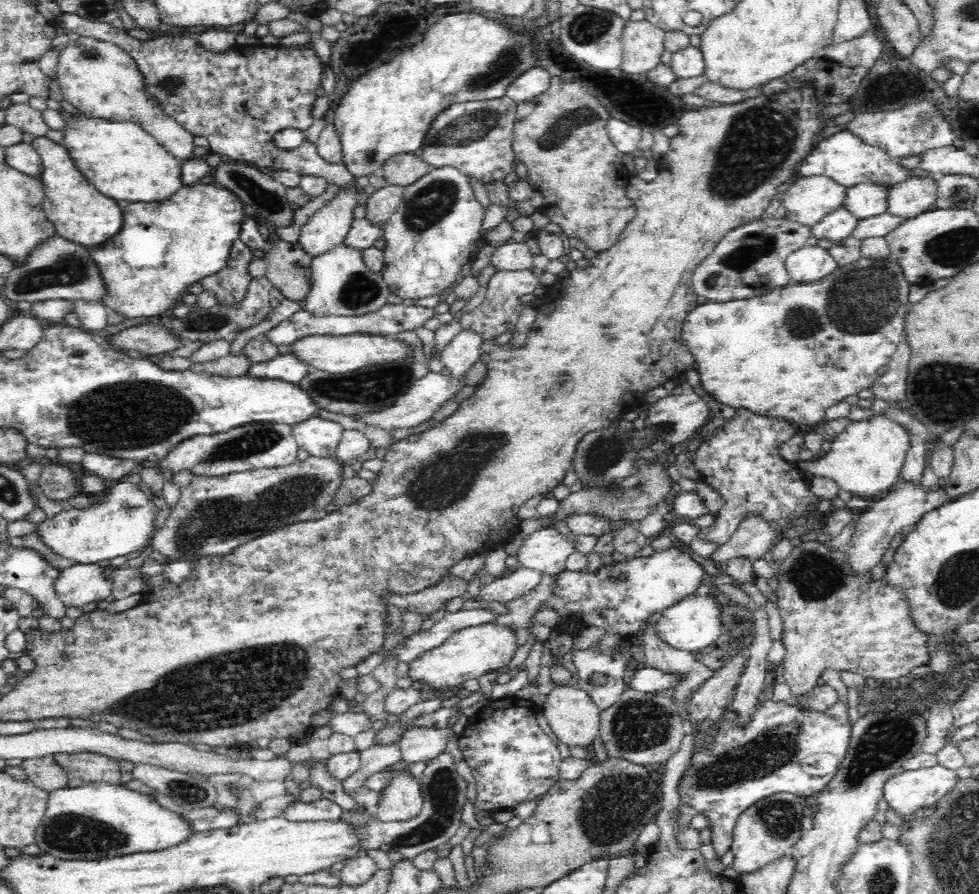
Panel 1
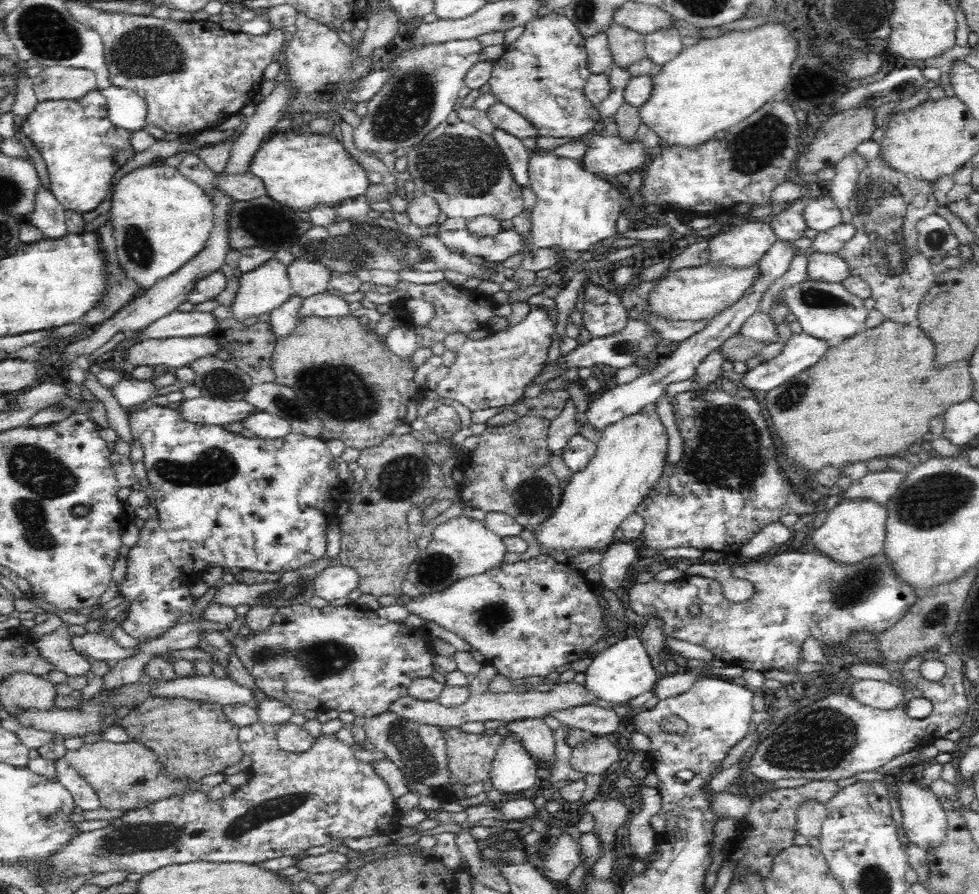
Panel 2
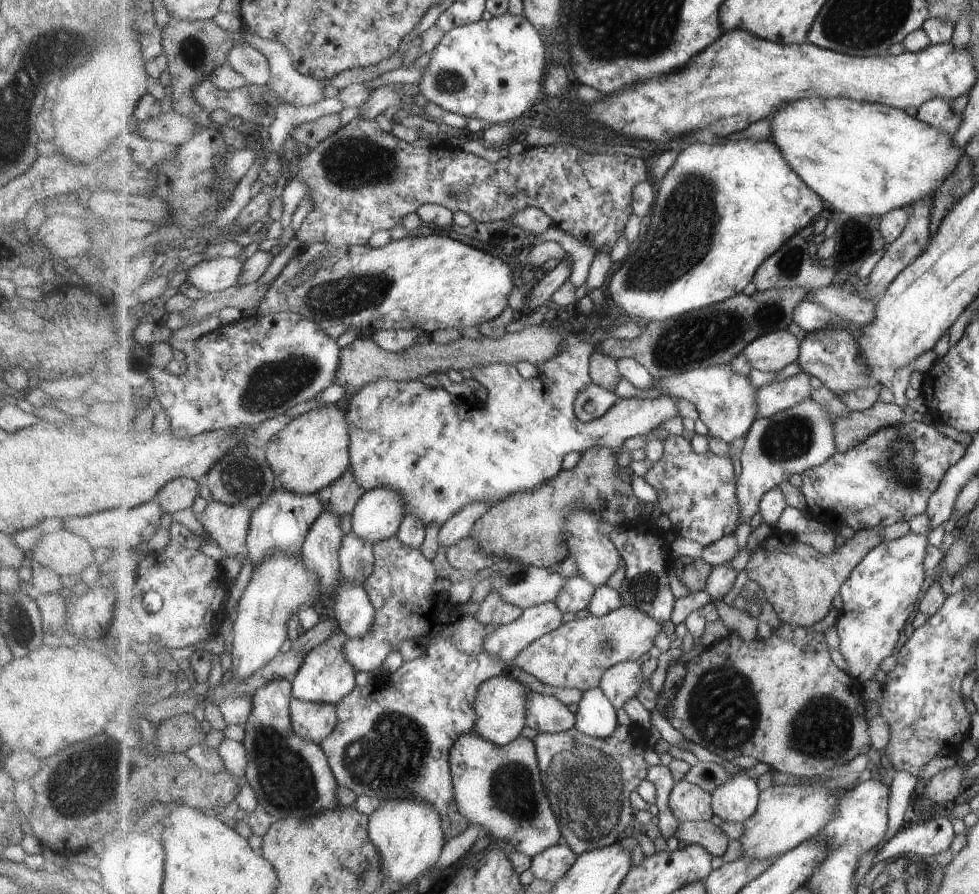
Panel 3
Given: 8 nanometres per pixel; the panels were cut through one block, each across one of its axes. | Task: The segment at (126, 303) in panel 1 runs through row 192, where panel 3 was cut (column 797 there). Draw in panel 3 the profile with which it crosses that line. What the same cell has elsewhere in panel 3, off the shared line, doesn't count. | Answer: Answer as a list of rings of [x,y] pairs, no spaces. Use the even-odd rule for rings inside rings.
[[[771,136],[765,140],[729,139],[727,142],[714,145],[699,142],[687,143],[681,146],[681,154],[677,157],[675,164],[667,171],[667,174],[660,180],[656,189],[651,221],[643,228],[643,241],[639,242],[639,248],[629,257],[629,260],[620,267],[613,268],[608,276],[610,281],[608,290],[612,300],[623,314],[633,318],[641,325],[653,321],[677,318],[682,314],[691,312],[691,310],[708,307],[741,294],[749,282],[754,282],[756,272],[769,257],[775,255],[785,243],[788,243],[799,232],[807,232],[811,228],[815,216],[821,216],[823,210],[830,208],[821,196],[798,175],[798,172],[786,159],[782,148],[771,139]]]

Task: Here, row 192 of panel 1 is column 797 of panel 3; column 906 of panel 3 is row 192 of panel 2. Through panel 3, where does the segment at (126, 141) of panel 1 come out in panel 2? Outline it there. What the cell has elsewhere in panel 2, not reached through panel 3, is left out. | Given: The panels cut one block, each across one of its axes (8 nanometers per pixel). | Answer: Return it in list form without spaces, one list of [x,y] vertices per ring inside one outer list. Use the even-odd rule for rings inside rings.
[[[164,161],[134,168],[118,178],[109,213],[120,266],[143,290],[197,255],[214,227],[214,206],[208,194]]]

